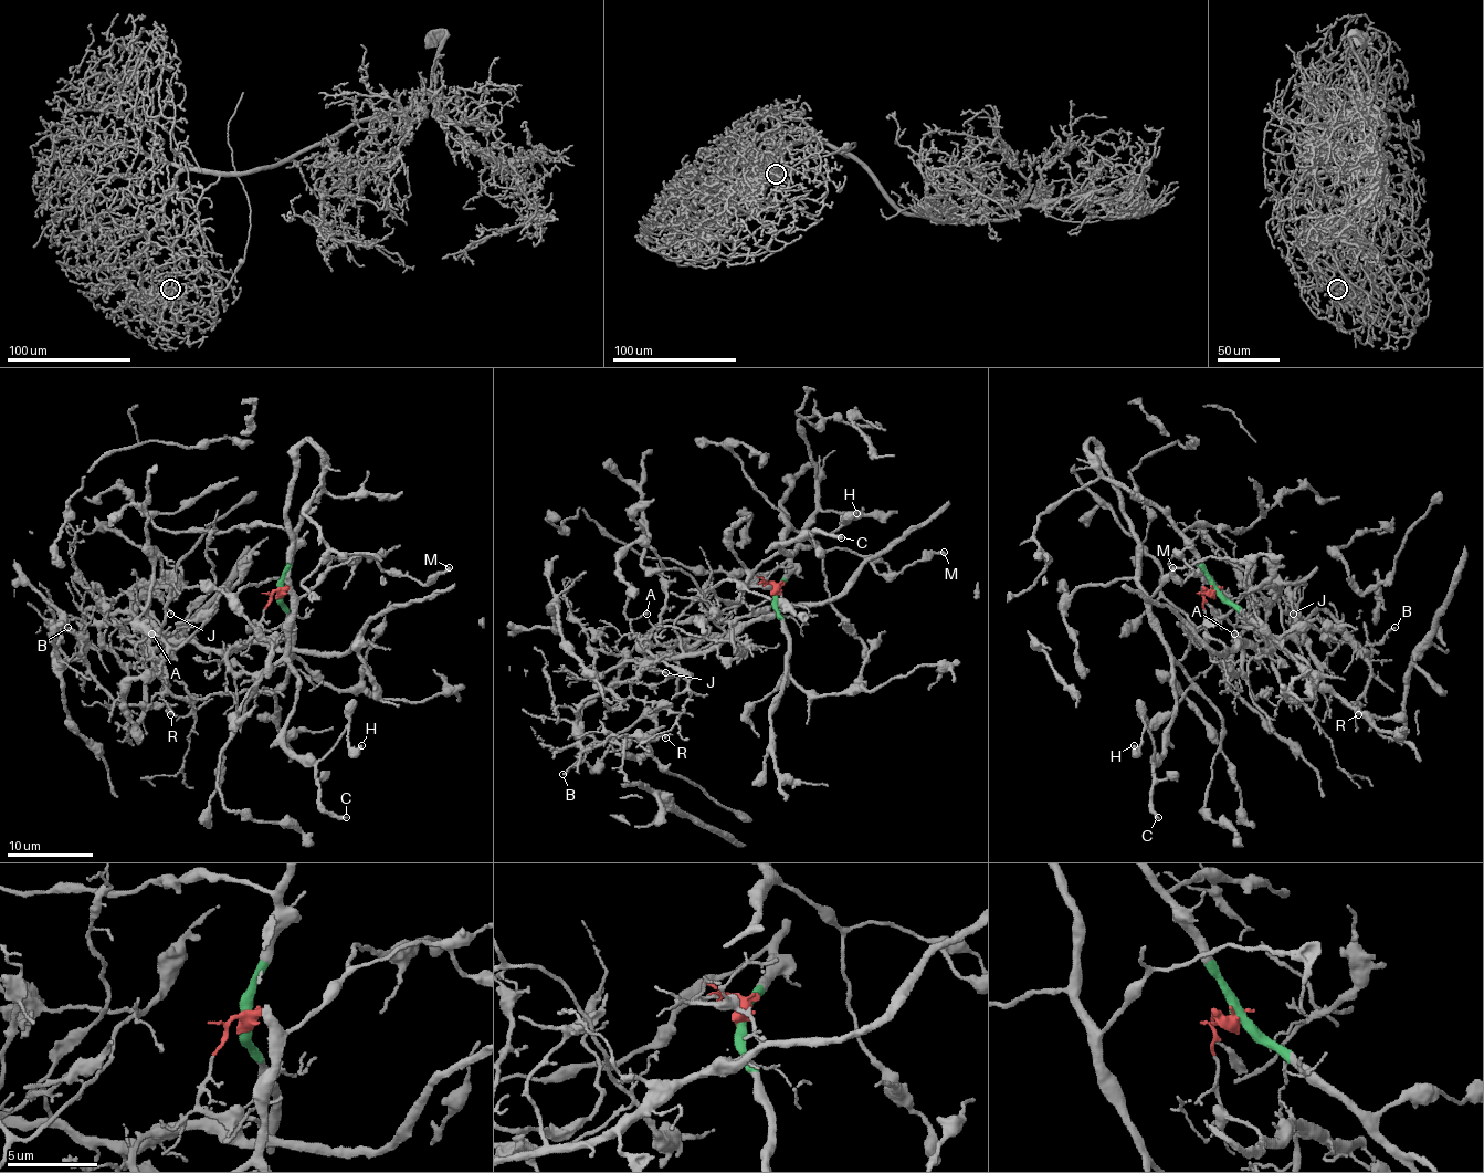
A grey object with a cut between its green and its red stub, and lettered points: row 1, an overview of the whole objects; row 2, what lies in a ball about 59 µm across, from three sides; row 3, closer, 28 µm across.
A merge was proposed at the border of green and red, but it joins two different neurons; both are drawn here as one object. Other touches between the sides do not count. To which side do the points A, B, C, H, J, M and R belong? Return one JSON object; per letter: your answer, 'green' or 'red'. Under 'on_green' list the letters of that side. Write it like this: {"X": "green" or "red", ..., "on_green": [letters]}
{"A": "red", "B": "red", "C": "green", "H": "green", "J": "red", "M": "green", "R": "red", "on_green": ["C", "H", "M"]}

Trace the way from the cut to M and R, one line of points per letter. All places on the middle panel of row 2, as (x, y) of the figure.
M: (776, 594), (817, 508), (817, 469), (803, 469), (782, 510), (822, 551), (844, 548), (881, 574), (945, 553)
R: (776, 594), (751, 585), (774, 587), (774, 615), (717, 647), (653, 660), (578, 709), (585, 750), (666, 737)

